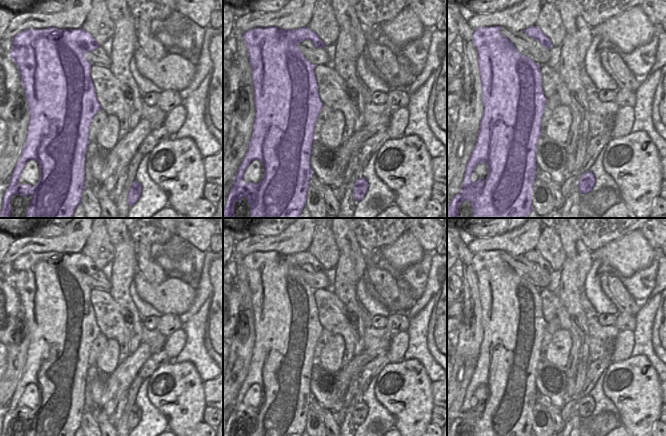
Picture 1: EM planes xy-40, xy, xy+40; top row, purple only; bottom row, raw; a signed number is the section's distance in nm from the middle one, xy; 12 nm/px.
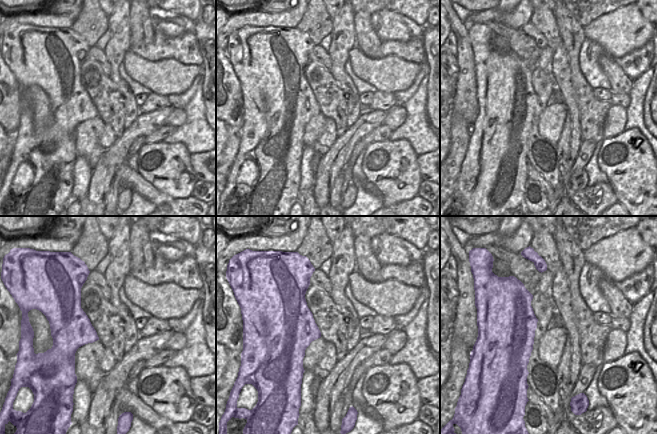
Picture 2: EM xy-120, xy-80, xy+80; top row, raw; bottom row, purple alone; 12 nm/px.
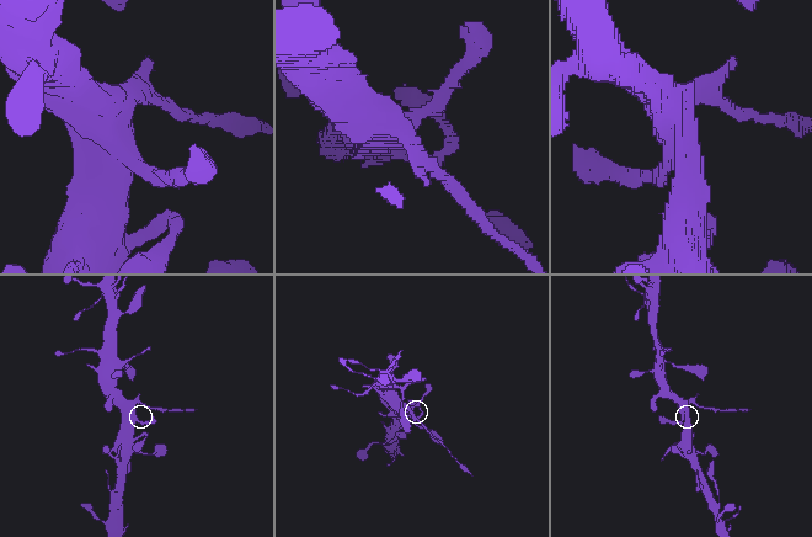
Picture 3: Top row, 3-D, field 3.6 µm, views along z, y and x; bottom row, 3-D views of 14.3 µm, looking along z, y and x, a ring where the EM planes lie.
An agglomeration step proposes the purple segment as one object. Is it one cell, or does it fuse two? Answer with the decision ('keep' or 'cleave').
cleave

